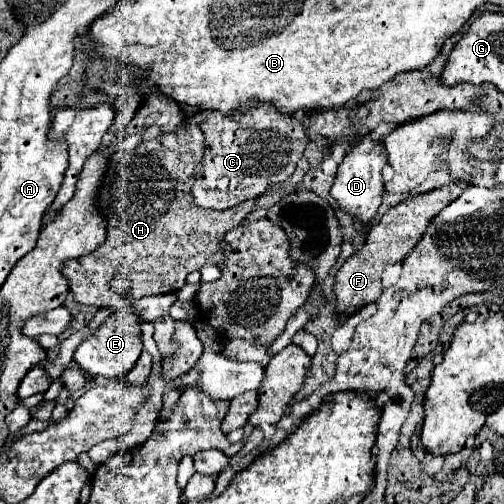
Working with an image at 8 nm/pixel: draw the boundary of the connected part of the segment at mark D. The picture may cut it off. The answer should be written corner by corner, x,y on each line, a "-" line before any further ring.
364,138
364,142
352,146
352,150
344,156
342,164
338,166
336,180
332,184
330,194
334,196
334,200
344,212
356,216
362,224
370,224
370,220
374,220
374,216
378,214
378,208
382,204
382,194
384,194
382,168
386,164
388,164
386,148
380,142

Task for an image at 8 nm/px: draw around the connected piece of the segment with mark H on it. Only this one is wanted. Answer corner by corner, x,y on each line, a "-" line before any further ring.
188,126
180,132
162,134
154,140
138,144
132,152
120,154
116,152
106,168
102,188
98,190
98,210
106,220
106,242
98,246
92,254
80,256
76,260
68,260
62,266
62,276
70,284
70,292
74,300
88,306
108,308
108,282
116,274
126,274
132,282
128,298
136,300
142,296
154,296
164,292
180,290
186,282
186,276
194,270
200,270
206,264
222,266
224,254
220,242
224,234
236,226
240,226
248,214
254,210
256,200
240,202
228,210
204,210
194,204
190,194
190,186
198,176
198,160
204,154
204,134
198,126

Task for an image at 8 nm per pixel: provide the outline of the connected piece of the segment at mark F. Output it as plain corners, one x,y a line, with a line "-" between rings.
452,182
444,188
436,188
430,192
424,192
412,200
404,200
398,206
390,208
376,226
370,228
366,236
366,244
360,252
352,254
344,266
336,272
334,282
334,294
336,294
336,312
338,314
354,314
366,304
372,304
380,298
382,286
380,278
386,266
396,264
398,260
404,260
410,250
420,242
422,234
426,232
432,216
436,216
444,206
448,206
452,200
456,200
466,188
466,182

